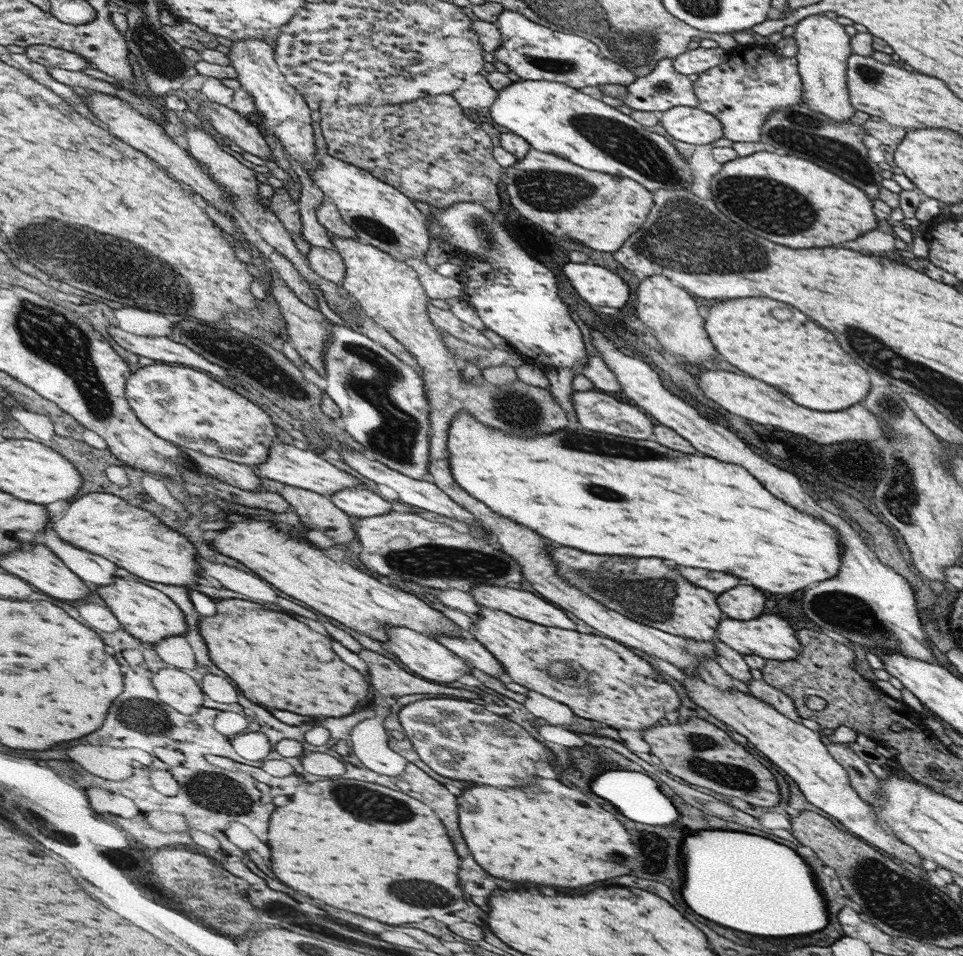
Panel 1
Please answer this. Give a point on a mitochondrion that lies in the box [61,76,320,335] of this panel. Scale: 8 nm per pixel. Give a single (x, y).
(88, 258)

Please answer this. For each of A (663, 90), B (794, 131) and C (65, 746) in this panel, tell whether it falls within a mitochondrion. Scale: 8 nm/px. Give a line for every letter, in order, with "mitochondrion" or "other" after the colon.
A: mitochondrion
B: mitochondrion
C: other

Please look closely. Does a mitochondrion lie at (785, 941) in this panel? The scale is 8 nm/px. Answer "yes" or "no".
no

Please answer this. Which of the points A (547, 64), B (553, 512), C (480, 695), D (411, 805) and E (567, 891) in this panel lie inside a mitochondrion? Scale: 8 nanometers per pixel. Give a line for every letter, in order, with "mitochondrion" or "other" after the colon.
A: mitochondrion
B: other
C: other
D: mitochondrion
E: other

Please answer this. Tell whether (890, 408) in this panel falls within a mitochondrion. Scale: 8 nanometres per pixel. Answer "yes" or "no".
yes

